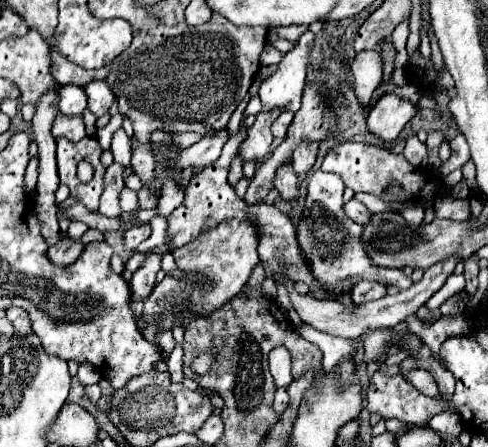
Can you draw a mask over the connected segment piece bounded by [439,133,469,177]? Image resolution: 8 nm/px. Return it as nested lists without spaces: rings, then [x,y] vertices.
[[[457,133],[451,141],[451,157],[441,165],[439,169],[439,177],[447,177],[451,171],[455,169],[461,169],[467,161],[469,161],[469,147],[467,147],[467,141],[463,139],[461,133]]]

